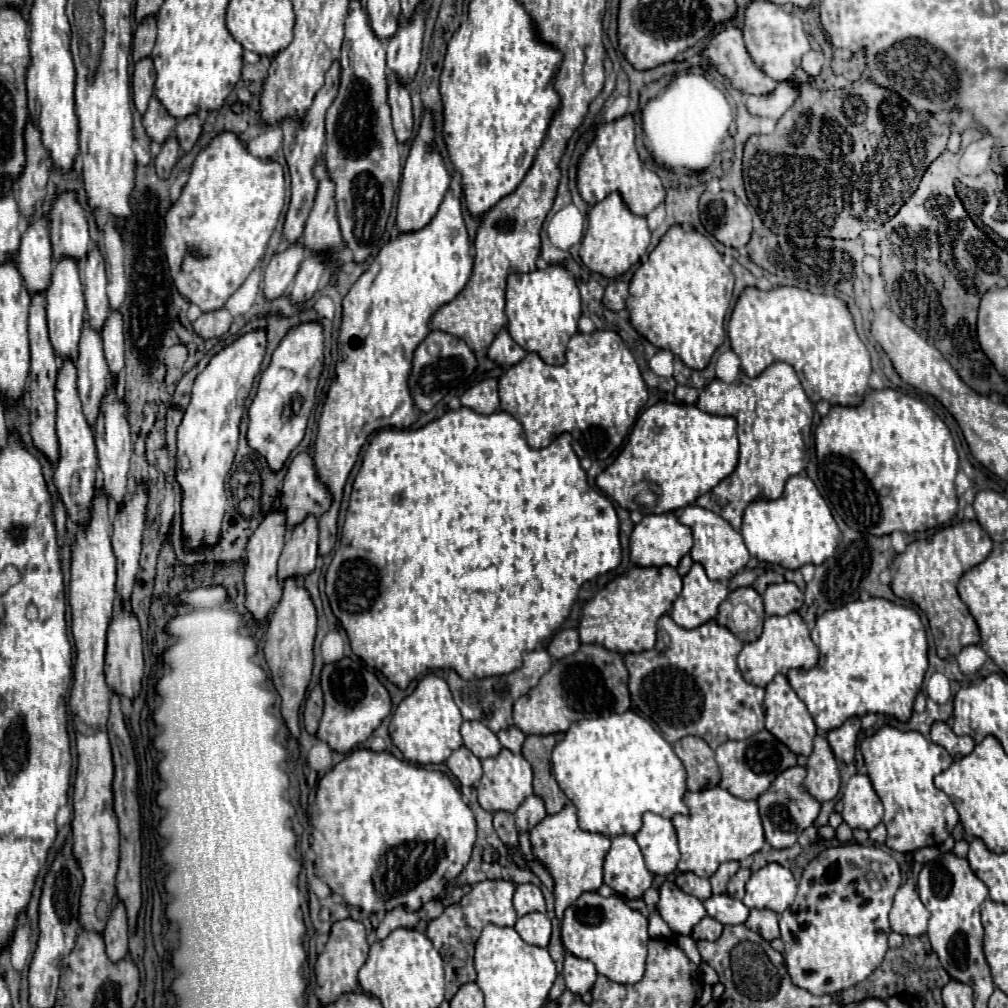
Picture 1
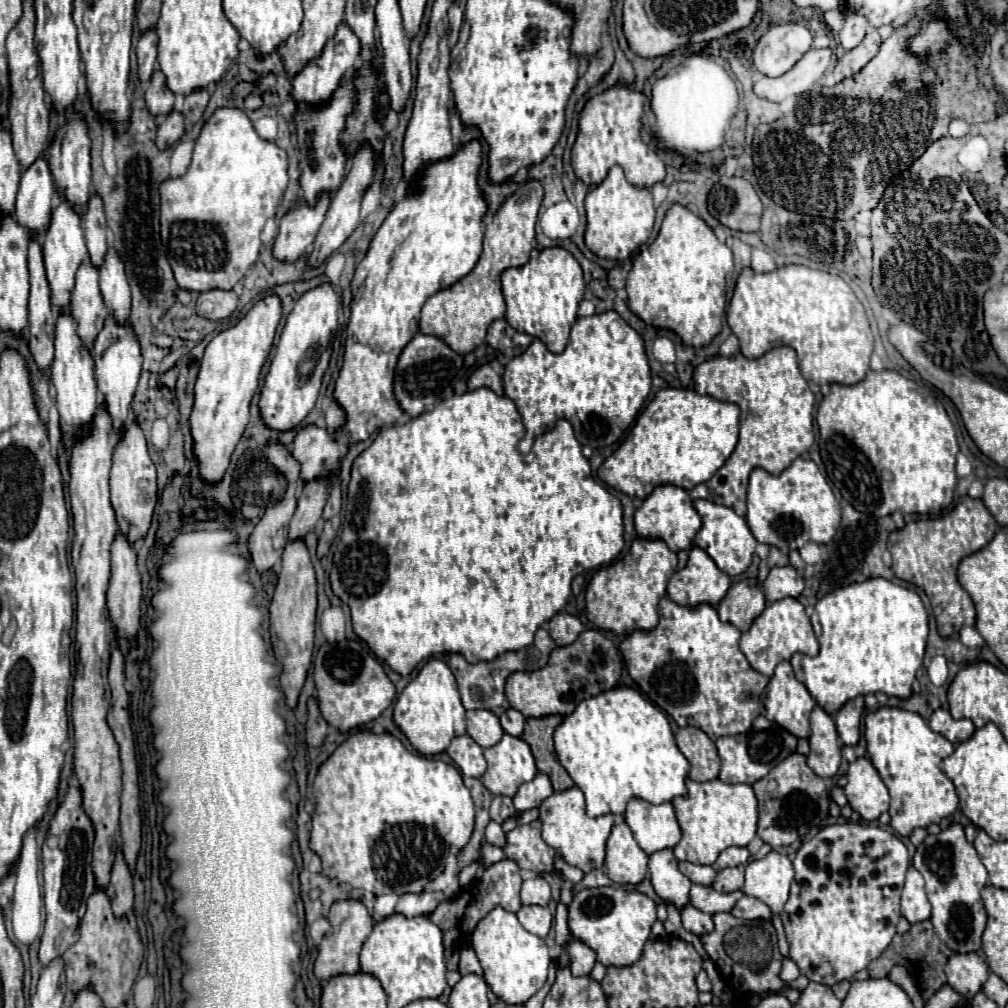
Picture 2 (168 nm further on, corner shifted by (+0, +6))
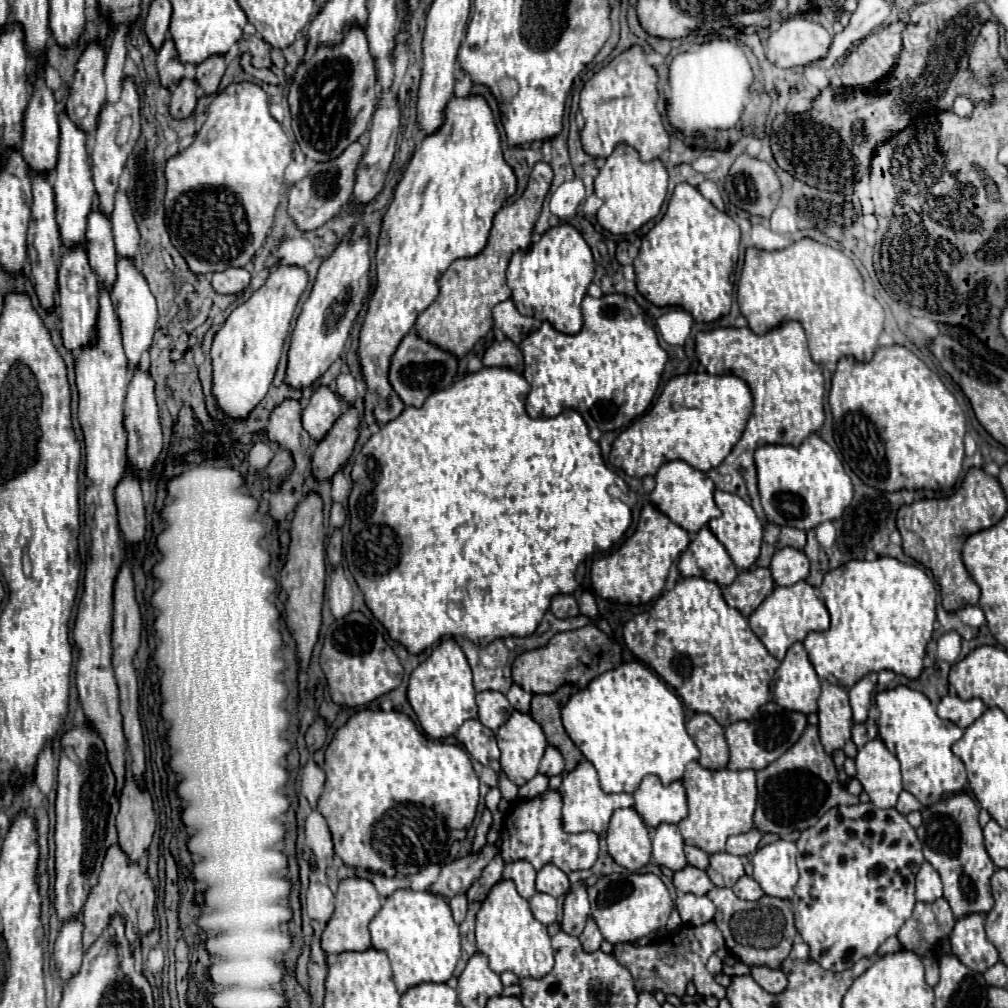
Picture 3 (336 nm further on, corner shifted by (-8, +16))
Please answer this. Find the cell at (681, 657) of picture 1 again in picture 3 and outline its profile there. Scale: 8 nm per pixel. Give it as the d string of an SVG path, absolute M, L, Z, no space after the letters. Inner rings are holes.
M702 578L678 580L676 586L662 594L652 608L626 622L624 642L638 660L676 690L686 708L710 714L722 728L754 718L758 708L770 700L770 680L780 666L780 662L770 656L762 642L752 634L748 618L724 602L720 586Z

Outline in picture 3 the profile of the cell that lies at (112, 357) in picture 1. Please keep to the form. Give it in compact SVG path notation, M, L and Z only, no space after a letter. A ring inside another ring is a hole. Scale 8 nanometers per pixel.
M126 192L116 194L116 206L112 212L112 234L114 234L114 244L116 244L118 256L134 262L140 236L138 236L138 228L136 228Z

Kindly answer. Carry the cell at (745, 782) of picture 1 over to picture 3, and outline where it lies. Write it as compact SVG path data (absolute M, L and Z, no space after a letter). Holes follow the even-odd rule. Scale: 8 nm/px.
M768 702L750 722L734 722L728 726L728 746L730 746L730 770L762 770L770 762L778 760L788 748L792 748L806 728L806 716L800 712L790 712L774 702Z

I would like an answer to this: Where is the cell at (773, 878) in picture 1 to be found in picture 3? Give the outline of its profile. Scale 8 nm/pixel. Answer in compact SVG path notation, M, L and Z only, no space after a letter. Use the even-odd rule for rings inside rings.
M776 840L762 846L752 856L754 880L762 886L764 894L774 898L792 898L798 882L796 868L796 844L788 840Z

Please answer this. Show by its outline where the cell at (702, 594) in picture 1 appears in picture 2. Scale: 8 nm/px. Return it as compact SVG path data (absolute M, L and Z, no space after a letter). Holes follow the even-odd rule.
M692 546L688 564L670 578L666 592L668 598L678 604L698 606L702 602L718 604L728 588L730 576L722 574L702 548Z

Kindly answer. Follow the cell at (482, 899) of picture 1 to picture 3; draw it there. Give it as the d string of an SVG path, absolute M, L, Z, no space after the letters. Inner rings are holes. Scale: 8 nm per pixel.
M526 860L508 862L504 866L504 872L502 872L502 880L512 880L516 884L516 890L518 890L518 894L522 898L530 898L530 896L536 894L534 878L536 878L536 870Z

